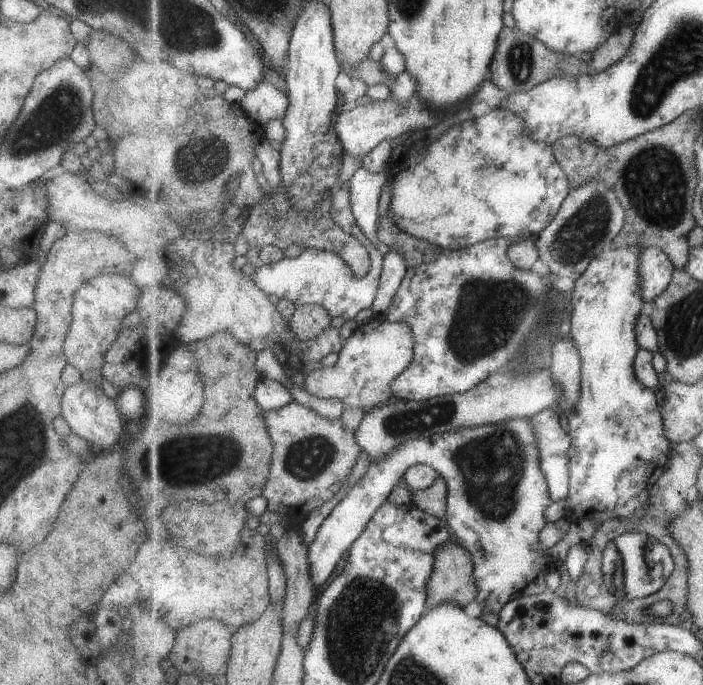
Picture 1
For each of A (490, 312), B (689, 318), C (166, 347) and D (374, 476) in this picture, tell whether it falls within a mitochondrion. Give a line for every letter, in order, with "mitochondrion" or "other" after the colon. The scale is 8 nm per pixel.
A: mitochondrion
B: mitochondrion
C: other
D: other

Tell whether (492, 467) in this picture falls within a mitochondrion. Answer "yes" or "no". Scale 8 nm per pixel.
yes

